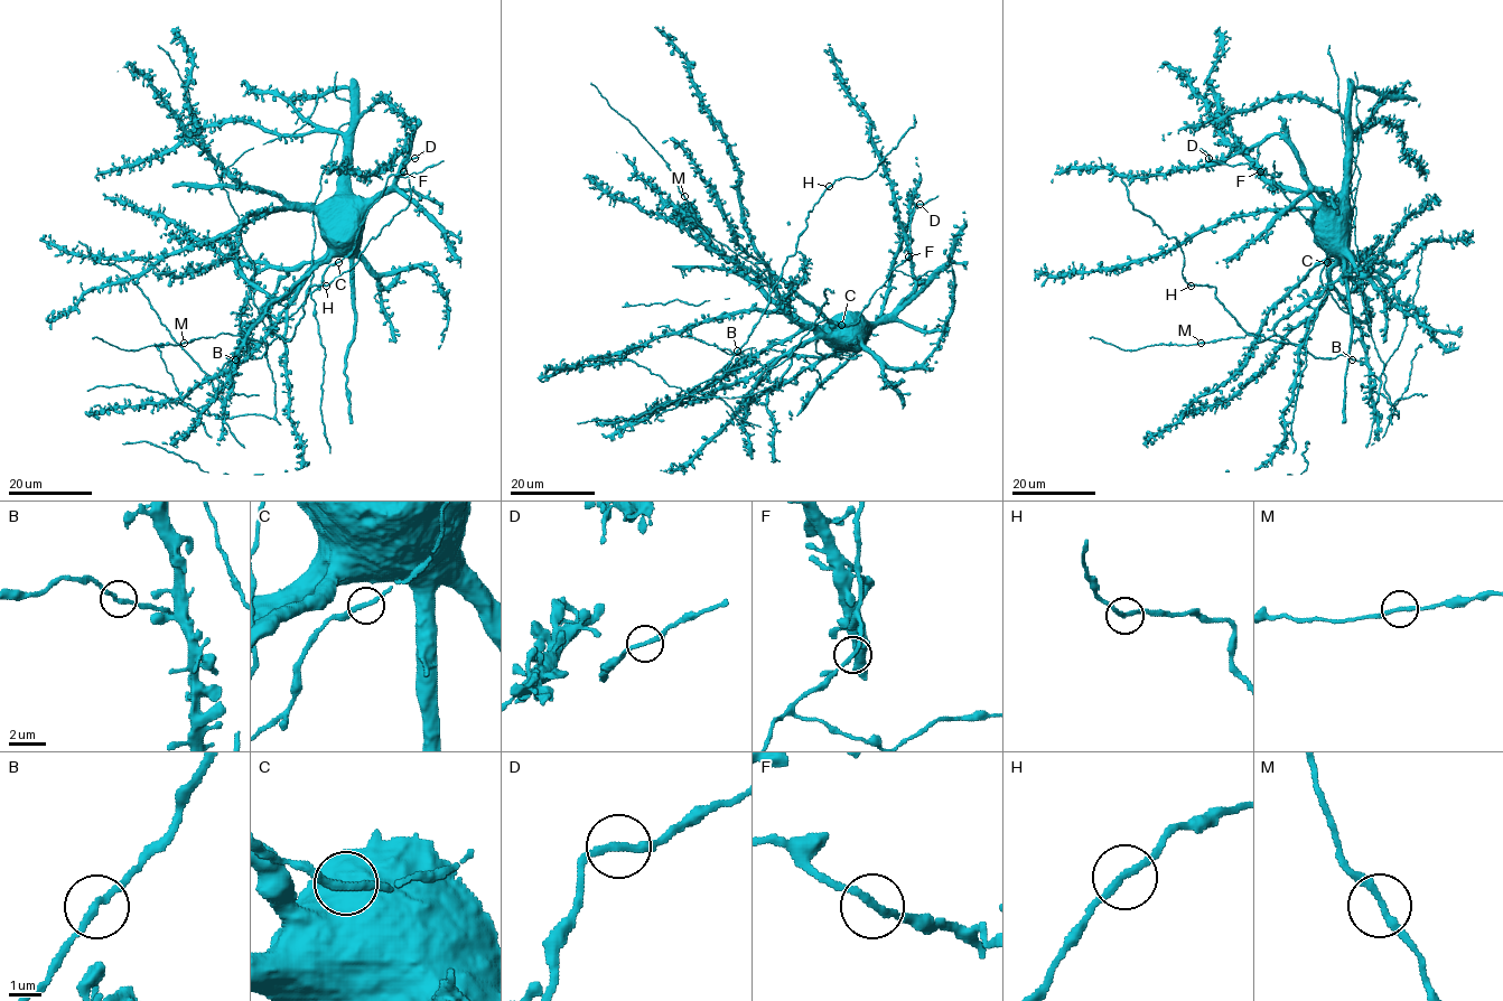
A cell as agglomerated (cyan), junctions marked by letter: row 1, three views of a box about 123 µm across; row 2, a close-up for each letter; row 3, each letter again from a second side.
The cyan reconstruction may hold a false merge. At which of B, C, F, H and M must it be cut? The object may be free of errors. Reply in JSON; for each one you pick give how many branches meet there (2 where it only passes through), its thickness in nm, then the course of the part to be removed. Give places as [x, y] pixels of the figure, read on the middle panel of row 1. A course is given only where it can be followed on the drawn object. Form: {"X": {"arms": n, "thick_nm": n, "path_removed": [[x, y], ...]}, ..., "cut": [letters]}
{"cut": []}

